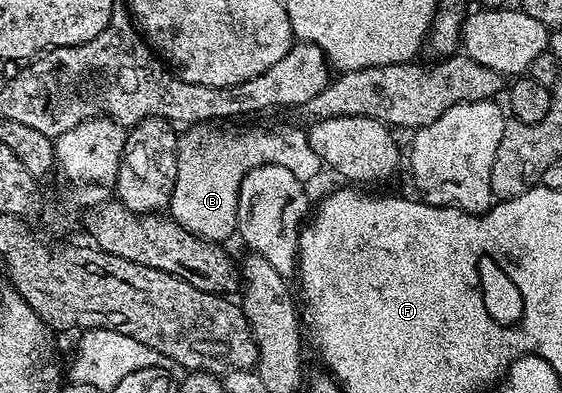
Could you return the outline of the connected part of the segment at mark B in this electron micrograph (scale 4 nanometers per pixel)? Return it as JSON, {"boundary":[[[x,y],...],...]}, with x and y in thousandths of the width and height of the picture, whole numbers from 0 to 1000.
{"boundary":[[[338,316],[331,333],[317,341],[317,415],[313,417],[313,468],[306,478],[301,552],[319,565],[335,590],[342,590],[365,616],[400,618],[400,606],[416,606],[423,583],[423,491],[427,468],[448,427],[463,427],[470,417],[498,417],[498,427],[512,427],[520,448],[539,458],[559,453],[575,440],[577,425],[569,397],[562,392],[552,364],[550,338],[543,328],[520,331],[400,331],[395,316]]]}

